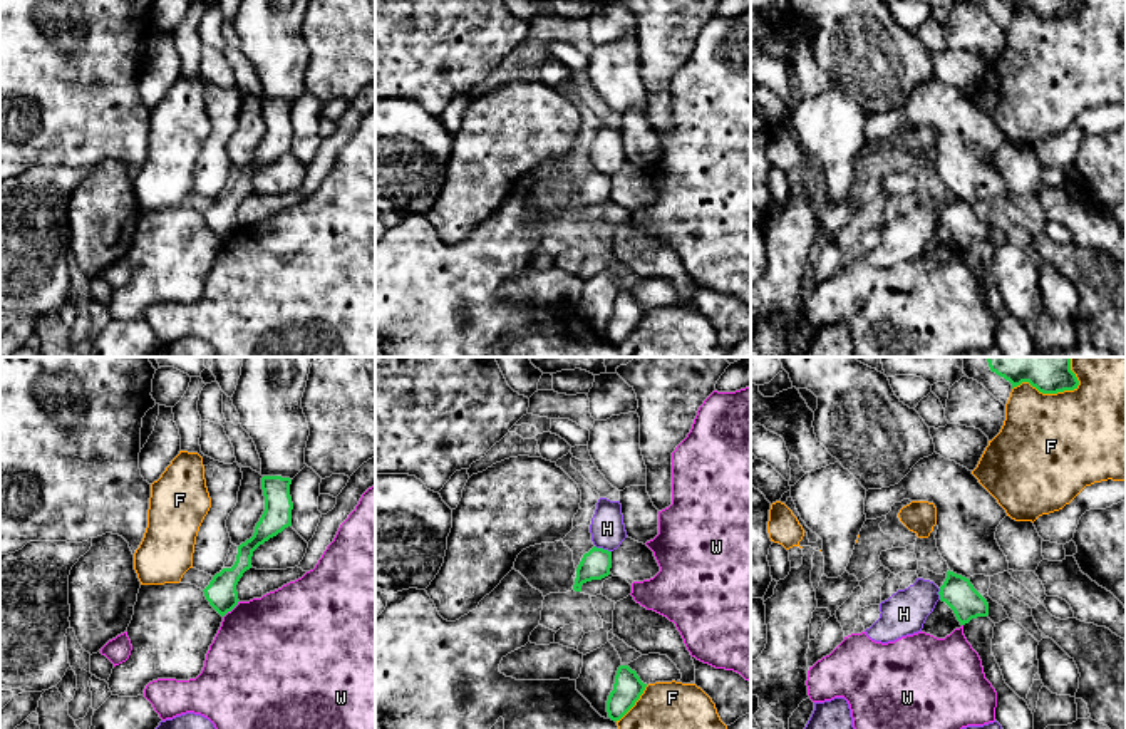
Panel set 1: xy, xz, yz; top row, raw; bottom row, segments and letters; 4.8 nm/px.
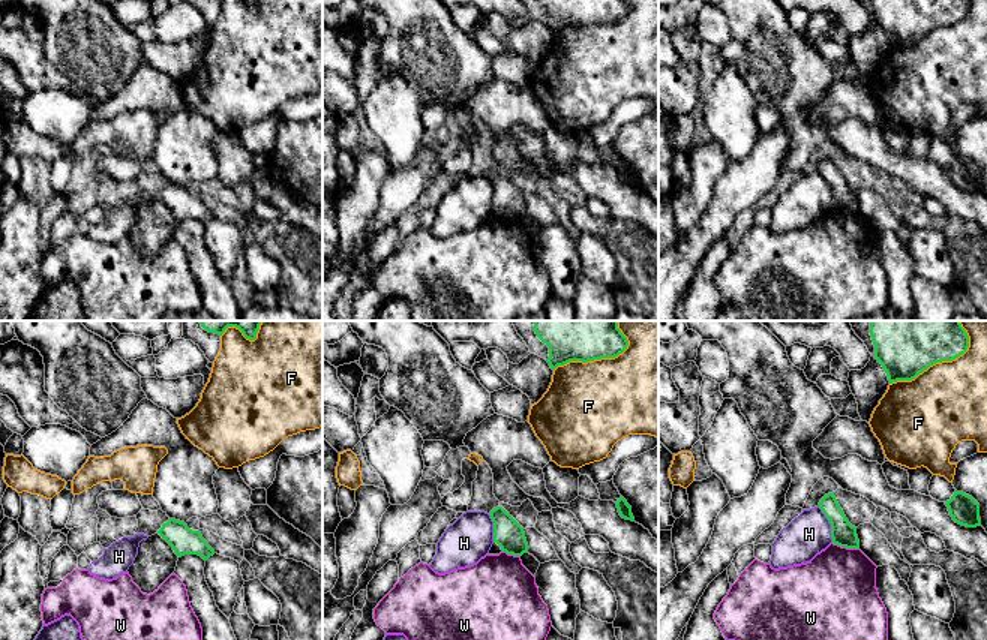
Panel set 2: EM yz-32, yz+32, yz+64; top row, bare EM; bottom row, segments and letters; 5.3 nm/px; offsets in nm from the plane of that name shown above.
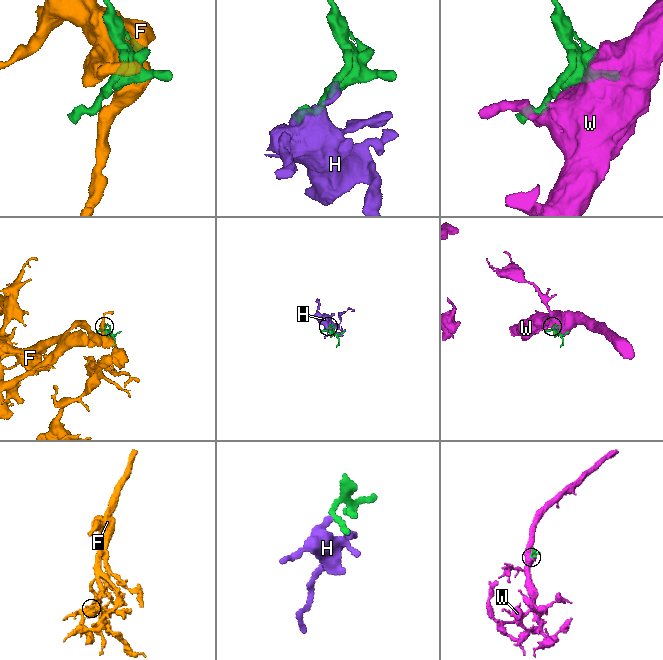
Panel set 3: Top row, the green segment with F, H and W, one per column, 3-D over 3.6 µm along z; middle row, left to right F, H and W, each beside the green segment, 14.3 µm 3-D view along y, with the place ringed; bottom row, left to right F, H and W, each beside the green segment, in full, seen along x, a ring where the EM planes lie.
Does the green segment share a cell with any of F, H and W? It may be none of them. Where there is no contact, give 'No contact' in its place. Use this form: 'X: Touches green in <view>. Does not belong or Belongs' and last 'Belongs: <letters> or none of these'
F: Touches green in yz. Does not belong
H: Touches green in xz. Does not belong
W: Touches green in xy. Does not belong
Belongs: none of these

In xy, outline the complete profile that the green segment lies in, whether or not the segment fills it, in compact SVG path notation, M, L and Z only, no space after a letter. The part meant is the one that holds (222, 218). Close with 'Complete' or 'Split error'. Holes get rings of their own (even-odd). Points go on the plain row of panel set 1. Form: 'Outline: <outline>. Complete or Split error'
Outline: M263 101L261 114L265 121L265 136L255 151L250 164L238 171L236 186L231 193L223 193L213 201L203 215L209 230L225 241L238 230L236 209L243 198L251 193L253 176L270 163L292 151L292 121L290 102Z. Complete

